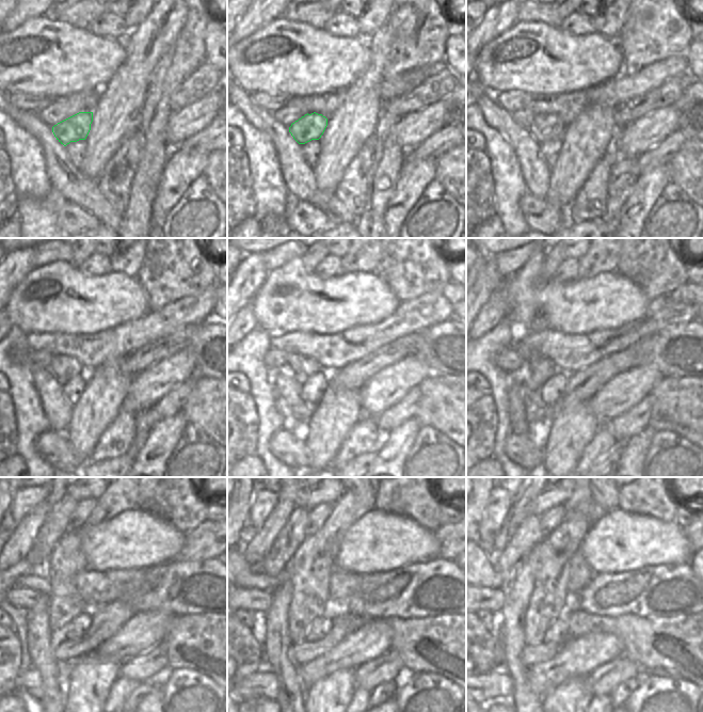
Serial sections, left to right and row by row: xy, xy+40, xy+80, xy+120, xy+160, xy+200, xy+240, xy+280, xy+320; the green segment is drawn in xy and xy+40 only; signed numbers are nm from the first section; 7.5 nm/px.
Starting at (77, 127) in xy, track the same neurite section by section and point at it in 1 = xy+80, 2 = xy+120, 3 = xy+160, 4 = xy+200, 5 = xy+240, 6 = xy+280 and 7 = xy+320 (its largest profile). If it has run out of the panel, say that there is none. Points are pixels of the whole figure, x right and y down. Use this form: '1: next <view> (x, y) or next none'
1: next xy+80 (544, 127)
2: next xy+120 (64, 367)
3: next xy+160 (301, 366)
4: next xy+200 (529, 356)
5: next xy+240 (37, 581)
6: next xy+280 (249, 579)
7: next xy+320 (488, 576)

